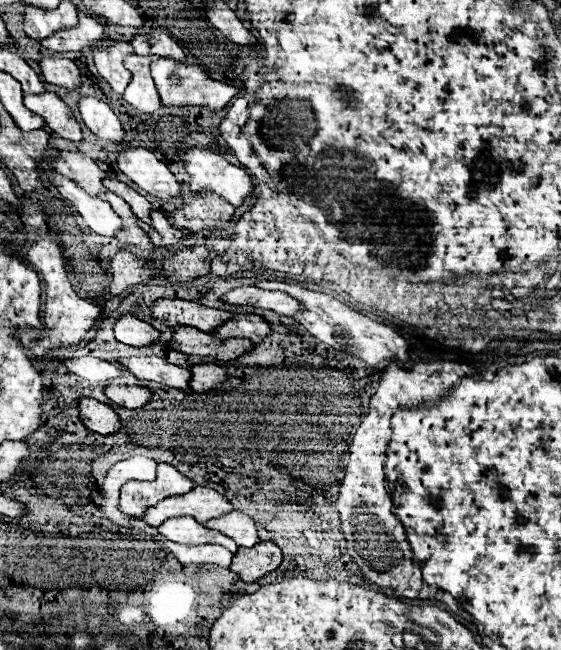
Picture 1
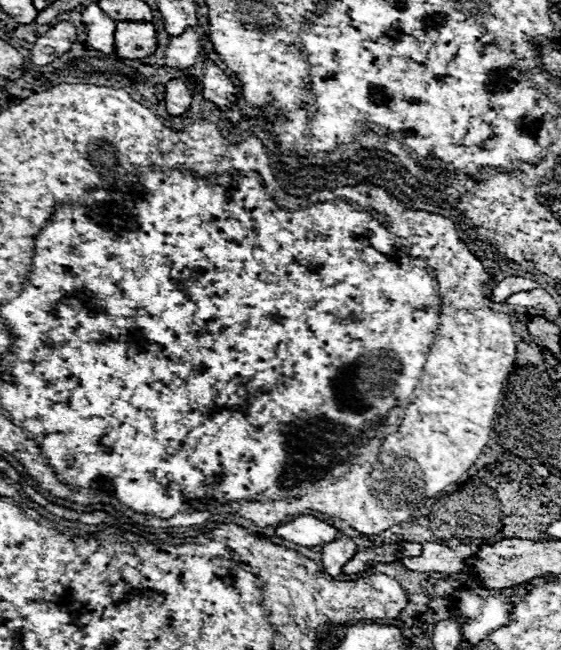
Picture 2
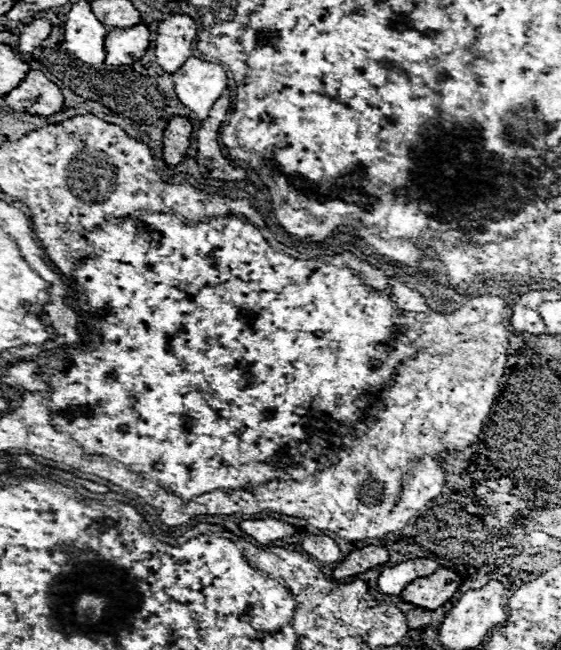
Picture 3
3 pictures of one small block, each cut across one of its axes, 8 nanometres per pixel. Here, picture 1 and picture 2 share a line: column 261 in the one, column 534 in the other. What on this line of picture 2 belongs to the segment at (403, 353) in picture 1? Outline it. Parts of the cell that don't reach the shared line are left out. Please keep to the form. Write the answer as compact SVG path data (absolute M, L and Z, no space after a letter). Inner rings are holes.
M508 276L504 280L500 280L490 294L492 302L504 302L510 294L520 292L520 290L530 290L530 288L538 288L538 284L530 278L522 278L522 276Z

